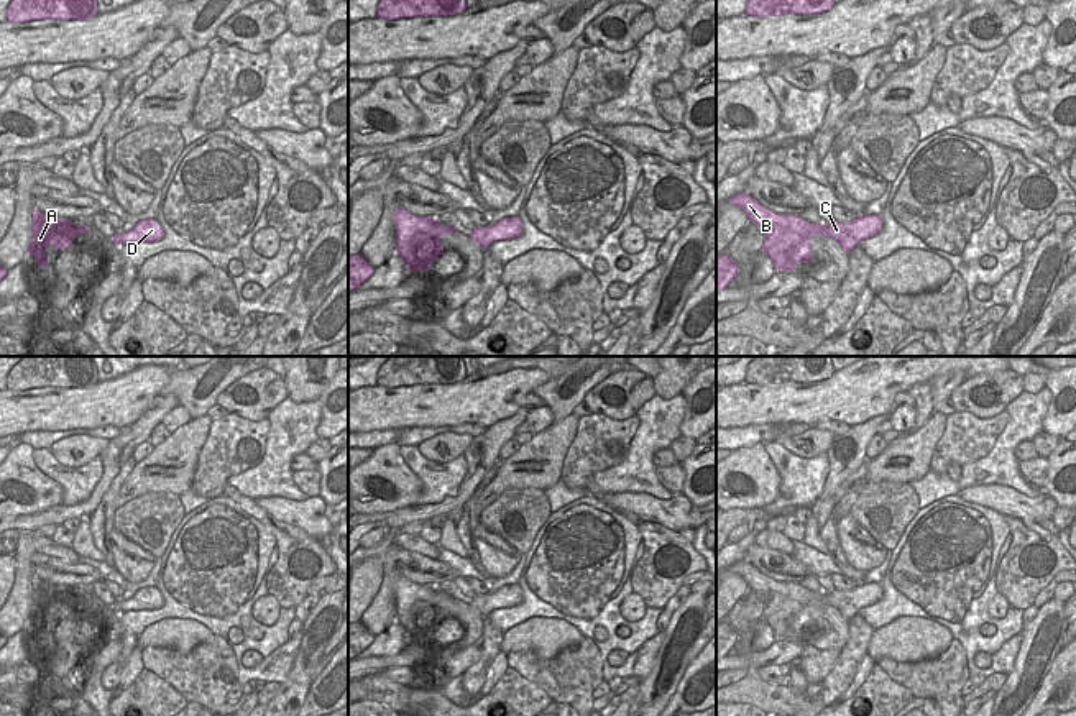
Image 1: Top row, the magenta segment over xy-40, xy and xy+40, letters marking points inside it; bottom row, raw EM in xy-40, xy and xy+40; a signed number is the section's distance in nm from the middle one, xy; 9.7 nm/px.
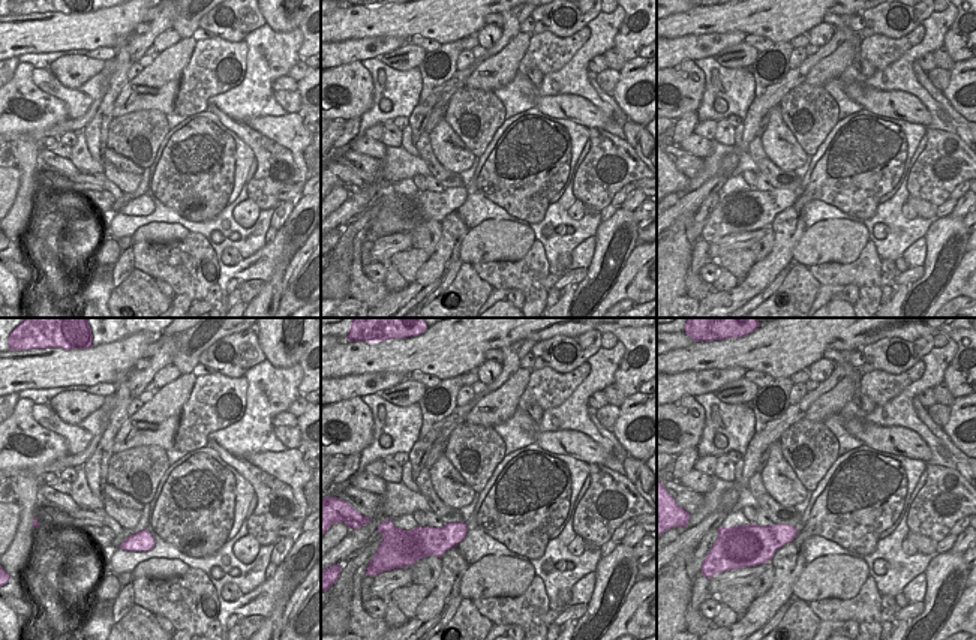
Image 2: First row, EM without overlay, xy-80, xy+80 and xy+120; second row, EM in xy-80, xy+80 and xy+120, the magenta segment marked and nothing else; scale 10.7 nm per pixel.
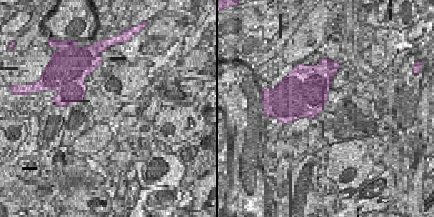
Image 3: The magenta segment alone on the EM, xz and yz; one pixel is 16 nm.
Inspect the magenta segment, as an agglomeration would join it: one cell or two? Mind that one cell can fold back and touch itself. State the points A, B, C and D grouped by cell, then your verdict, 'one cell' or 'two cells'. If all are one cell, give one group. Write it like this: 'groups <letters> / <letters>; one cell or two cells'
groups A B / C D; two cells

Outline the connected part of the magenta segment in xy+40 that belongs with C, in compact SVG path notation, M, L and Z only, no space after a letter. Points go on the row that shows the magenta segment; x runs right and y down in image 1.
M859 215L849 223L835 222L831 225L816 223L823 228L821 235L836 240L844 251L851 251L859 241L882 232L881 215Z

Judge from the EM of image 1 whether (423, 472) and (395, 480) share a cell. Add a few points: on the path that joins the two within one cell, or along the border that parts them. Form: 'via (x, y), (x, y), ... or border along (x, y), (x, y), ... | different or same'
border along (398, 445), (401, 460), (423, 485), (416, 504) | different

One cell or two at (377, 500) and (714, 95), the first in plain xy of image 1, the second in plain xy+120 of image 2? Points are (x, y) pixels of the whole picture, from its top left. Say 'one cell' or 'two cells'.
two cells

